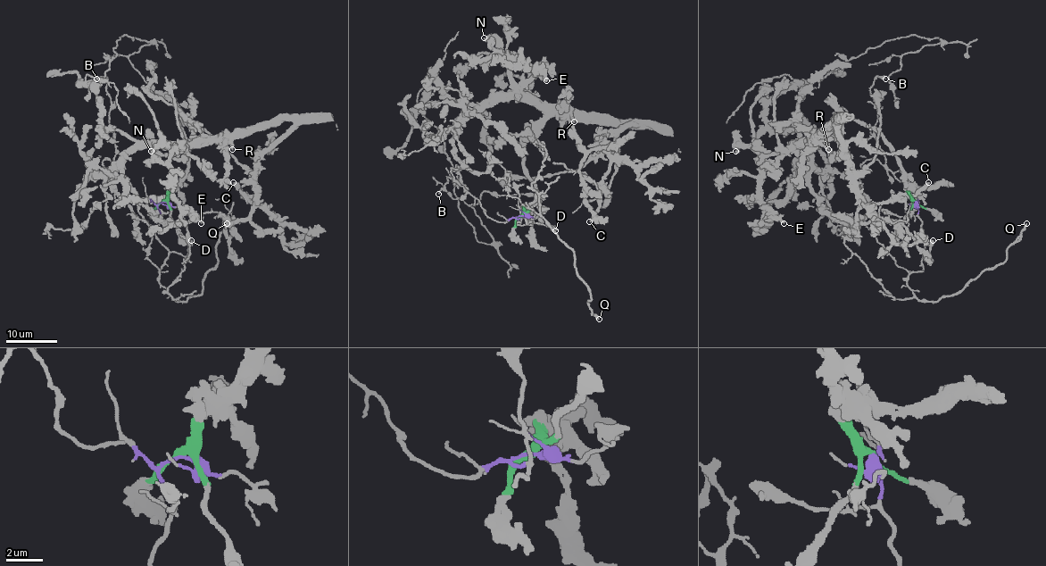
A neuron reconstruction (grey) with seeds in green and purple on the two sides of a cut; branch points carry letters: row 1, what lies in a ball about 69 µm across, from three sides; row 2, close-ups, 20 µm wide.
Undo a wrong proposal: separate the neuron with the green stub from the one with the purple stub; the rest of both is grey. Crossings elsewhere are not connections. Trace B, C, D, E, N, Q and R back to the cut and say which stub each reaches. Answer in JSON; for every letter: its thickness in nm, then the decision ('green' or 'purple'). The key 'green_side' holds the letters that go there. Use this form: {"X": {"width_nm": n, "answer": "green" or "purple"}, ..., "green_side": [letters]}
{"B": {"width_nm": 140, "answer": "purple"}, "C": {"width_nm": 360, "answer": "green"}, "D": {"width_nm": 550, "answer": "purple"}, "E": {"width_nm": 360, "answer": "green"}, "N": {"width_nm": 360, "answer": "green"}, "Q": {"width_nm": 200, "answer": "purple"}, "R": {"width_nm": 260, "answer": "green"}, "green_side": ["C", "E", "N", "R"]}

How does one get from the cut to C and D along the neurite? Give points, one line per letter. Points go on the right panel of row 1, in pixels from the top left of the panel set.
C: (916, 202), (875, 130), (845, 118), (820, 137), (825, 125), (867, 203), (929, 182)
D: (916, 202), (924, 237), (923, 252), (928, 255), (933, 240)

